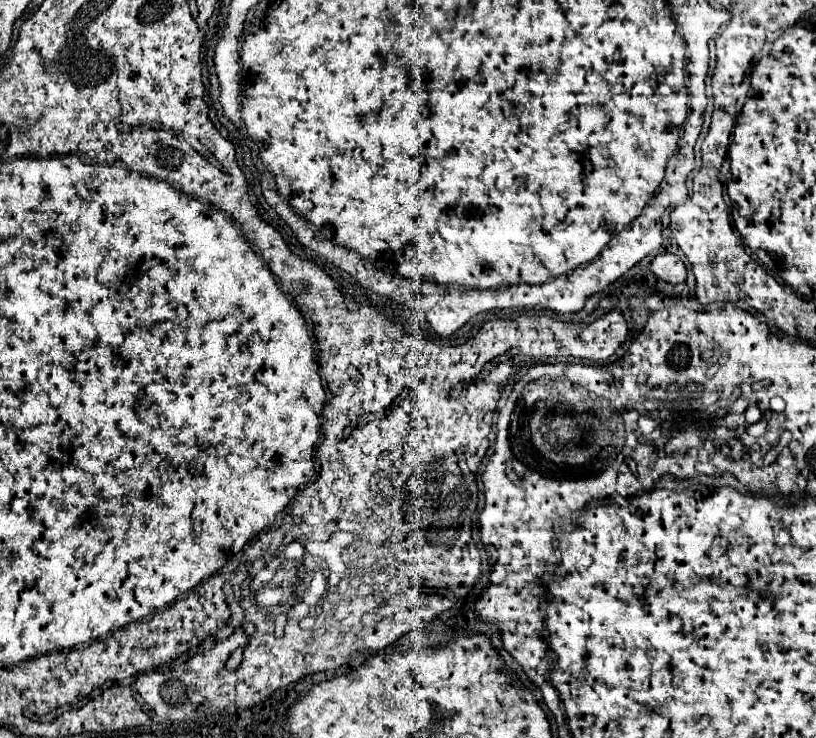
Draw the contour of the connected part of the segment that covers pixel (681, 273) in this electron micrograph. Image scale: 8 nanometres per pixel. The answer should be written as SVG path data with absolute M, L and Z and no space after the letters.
M667 252L665 254L657 254L651 260L649 270L657 278L661 278L661 280L665 280L669 284L681 284L687 278L687 270L685 270L685 264L681 262L681 258L675 256L675 254L667 254Z

